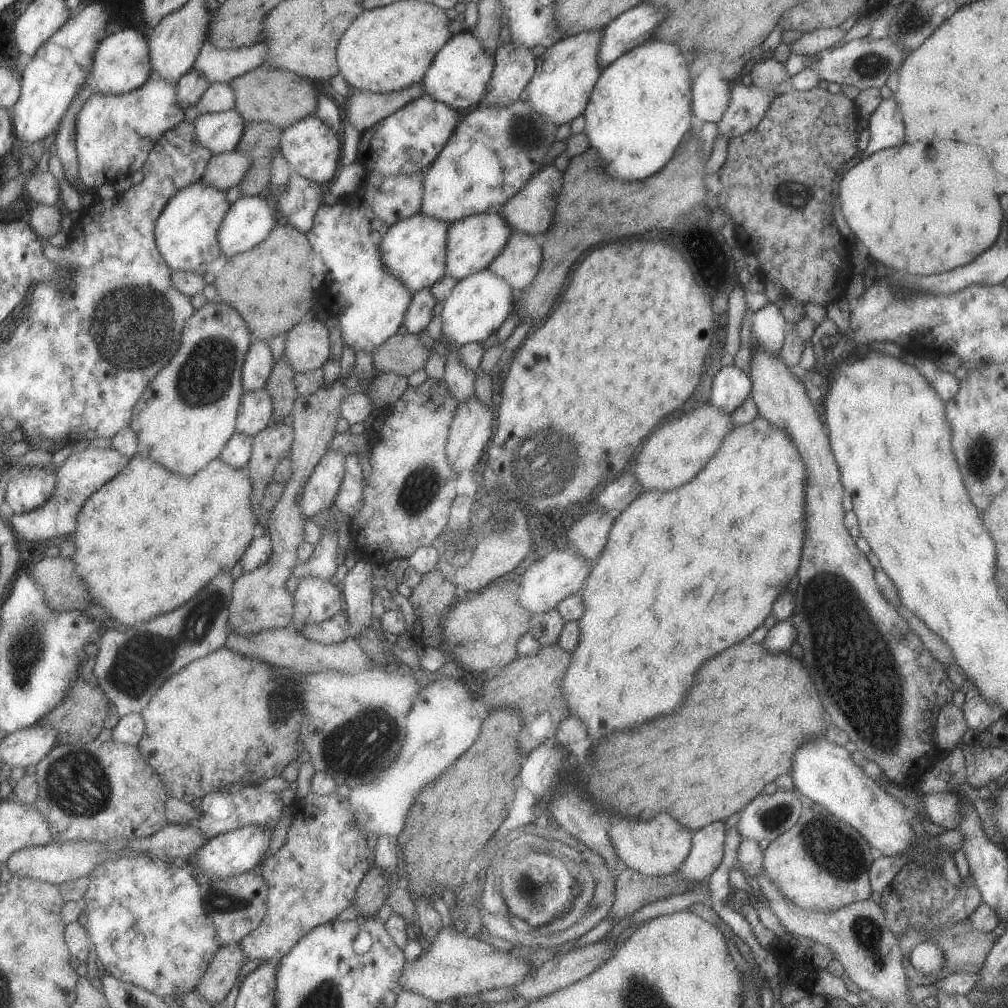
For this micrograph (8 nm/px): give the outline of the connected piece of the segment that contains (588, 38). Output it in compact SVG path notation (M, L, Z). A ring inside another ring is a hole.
M601 29L584 31L560 39L535 58L533 75L522 91L521 98L529 102L531 110L537 112L543 120L559 127L583 113L587 98L601 72L597 64L599 38L601 38Z

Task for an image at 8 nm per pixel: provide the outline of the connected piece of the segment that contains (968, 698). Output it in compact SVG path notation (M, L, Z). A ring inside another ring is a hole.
M969 686L964 694L965 701L961 710L968 729L983 732L989 724L996 722L1004 714L999 706L991 706L983 698L979 698L981 694L972 686Z

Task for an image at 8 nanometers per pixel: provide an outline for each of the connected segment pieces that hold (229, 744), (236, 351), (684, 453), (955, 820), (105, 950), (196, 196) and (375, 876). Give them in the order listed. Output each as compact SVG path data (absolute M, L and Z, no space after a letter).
M221 646L215 652L193 660L190 665L183 666L178 673L173 674L164 682L163 686L155 694L155 697L151 698L151 702L141 713L145 724L147 724L147 729L138 747L141 750L141 754L145 756L147 764L155 772L158 772L162 779L163 787L166 788L171 798L183 800L183 802L191 805L191 802L198 798L204 798L207 793L227 791L227 788L233 783L240 782L243 787L248 785L259 786L265 780L279 775L287 764L292 760L296 760L298 753L301 754L301 752L305 751L303 742L299 740L299 722L303 720L305 712L303 712L303 706L299 706L299 686L289 680L291 674L287 674L287 672L290 672L290 670L283 668L281 672L279 670L271 670L270 664L259 659L236 654L225 646Z
M221 299L206 302L194 310L183 326L182 341L179 342L175 358L163 366L135 406L132 428L137 434L142 456L149 456L173 474L191 477L222 453L223 446L236 432L237 408L243 394L241 368L251 340L243 318Z
M706 399L701 400L701 404L693 412L683 414L681 418L671 420L654 430L644 440L627 469L635 476L641 493L651 490L669 492L671 488L679 488L683 482L691 480L709 462L709 458L719 450L723 438L732 428L729 414L711 406Z
M932 793L924 796L922 800L924 810L933 825L944 828L946 831L954 830L961 820L961 800L956 793Z
M139 854L103 862L87 877L89 885L83 897L85 910L81 923L90 936L101 970L161 997L181 997L194 990L220 946L213 922L207 918L201 888L189 869L177 868L168 860Z
M201 179L179 190L167 202L155 230L159 250L171 272L193 272L207 275L207 266L220 254L218 243L219 224L228 210L225 191L217 190Z
M372 865L355 890L353 906L358 909L359 917L373 917L387 898L387 878L383 876L381 868Z

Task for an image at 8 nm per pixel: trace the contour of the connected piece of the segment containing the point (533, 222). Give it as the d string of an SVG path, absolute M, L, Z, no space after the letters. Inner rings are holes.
M545 164L541 166L541 170L531 174L531 178L527 178L523 188L515 192L503 206L498 208L505 224L512 231L525 232L531 237L542 236L549 228L553 212L555 212L555 196L561 192L561 176L563 173L559 172L552 164Z

